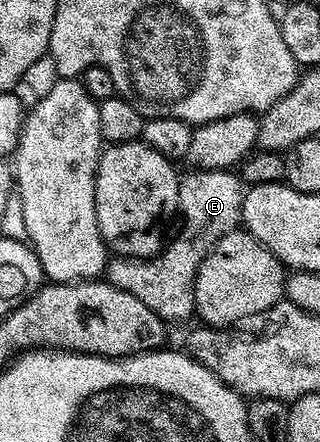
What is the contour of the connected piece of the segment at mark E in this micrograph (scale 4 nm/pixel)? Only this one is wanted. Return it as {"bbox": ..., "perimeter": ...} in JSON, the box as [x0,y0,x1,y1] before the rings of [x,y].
{"bbox":[107,170,245,323],"perimeter":[[[196,170],[180,184],[179,213],[184,213],[180,235],[169,241],[154,258],[126,258],[116,256],[108,263],[107,281],[120,290],[130,292],[150,308],[165,323],[184,322],[193,317],[196,309],[194,288],[196,273],[204,258],[222,236],[237,229],[242,222],[245,183],[232,170]]]}

